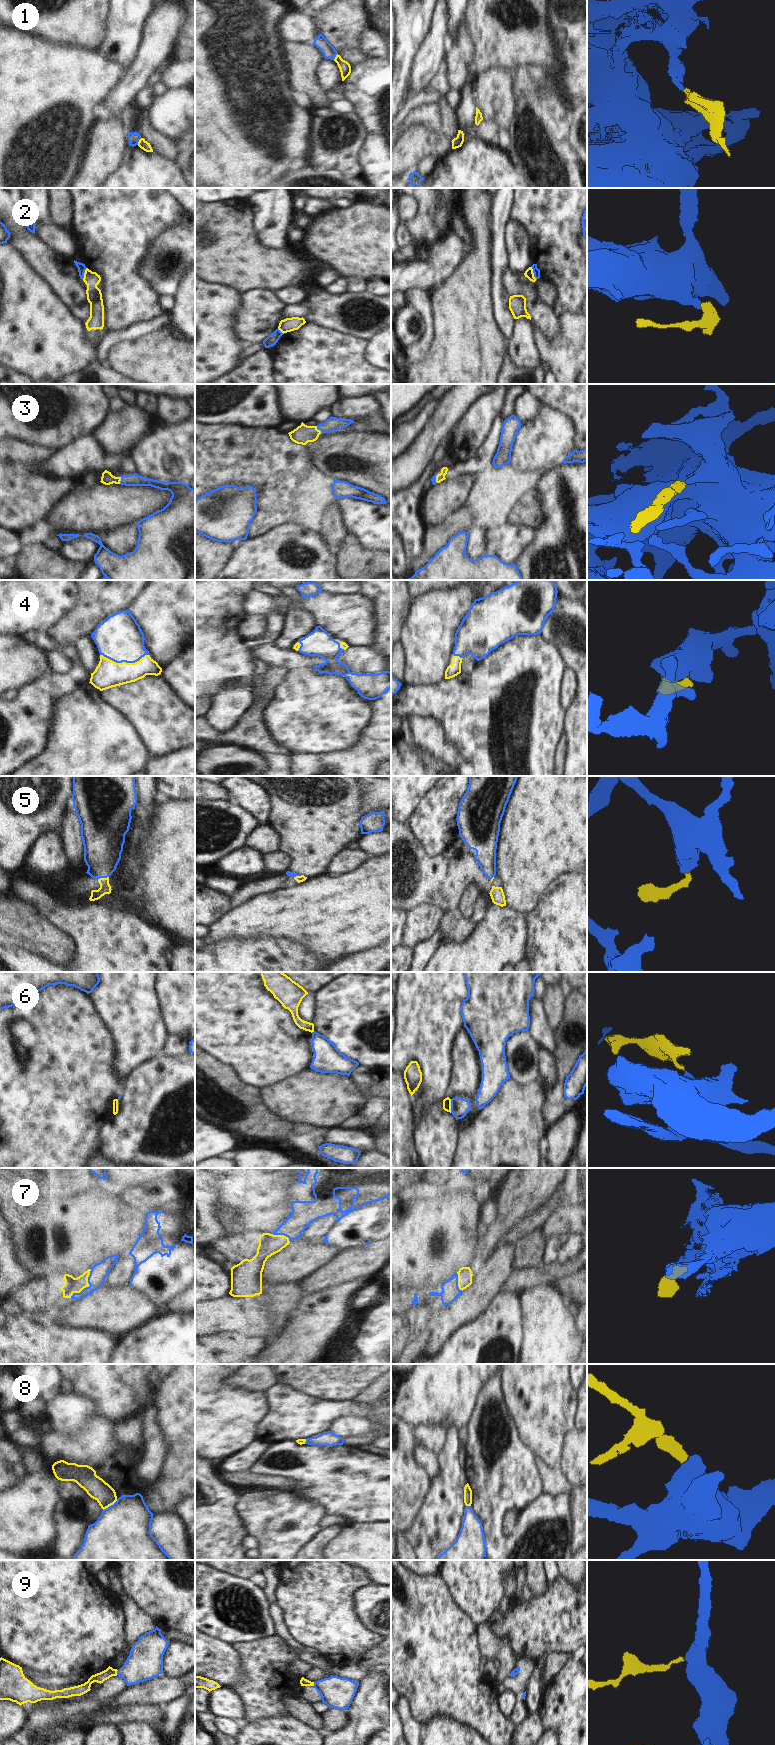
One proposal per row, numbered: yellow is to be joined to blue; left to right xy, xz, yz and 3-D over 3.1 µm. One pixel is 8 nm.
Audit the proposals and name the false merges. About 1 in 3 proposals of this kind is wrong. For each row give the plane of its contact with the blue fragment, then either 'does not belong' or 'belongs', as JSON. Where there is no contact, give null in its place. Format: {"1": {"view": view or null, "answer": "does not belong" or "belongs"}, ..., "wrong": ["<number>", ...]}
{"1": {"view": "xy", "answer": "belongs"}, "2": {"view": "yz", "answer": "does not belong"}, "3": {"view": "xz", "answer": "belongs"}, "4": {"view": "xy", "answer": "belongs"}, "5": {"view": "xy", "answer": "belongs"}, "6": {"view": "yz", "answer": "does not belong"}, "7": {"view": "xy", "answer": "belongs"}, "8": {"view": "xy", "answer": "does not belong"}, "9": {"view": "xy", "answer": "belongs"}, "wrong": ["2", "6", "8"]}

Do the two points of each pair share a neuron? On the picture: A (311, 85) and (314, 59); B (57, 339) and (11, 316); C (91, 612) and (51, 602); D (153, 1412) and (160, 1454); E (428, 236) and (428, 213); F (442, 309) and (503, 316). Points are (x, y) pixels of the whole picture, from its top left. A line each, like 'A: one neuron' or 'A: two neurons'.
A: one neuron
B: one neuron
C: two neurons
D: one neuron
E: one neuron
F: two neurons

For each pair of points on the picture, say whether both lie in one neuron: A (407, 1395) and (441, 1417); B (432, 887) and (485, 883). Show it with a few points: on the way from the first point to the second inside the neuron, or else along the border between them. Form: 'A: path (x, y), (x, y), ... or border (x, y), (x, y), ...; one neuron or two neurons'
A: path (415, 1396), (423, 1399), (433, 1409); one neuron
B: path (445, 880), (449, 878), (472, 878); one neuron

